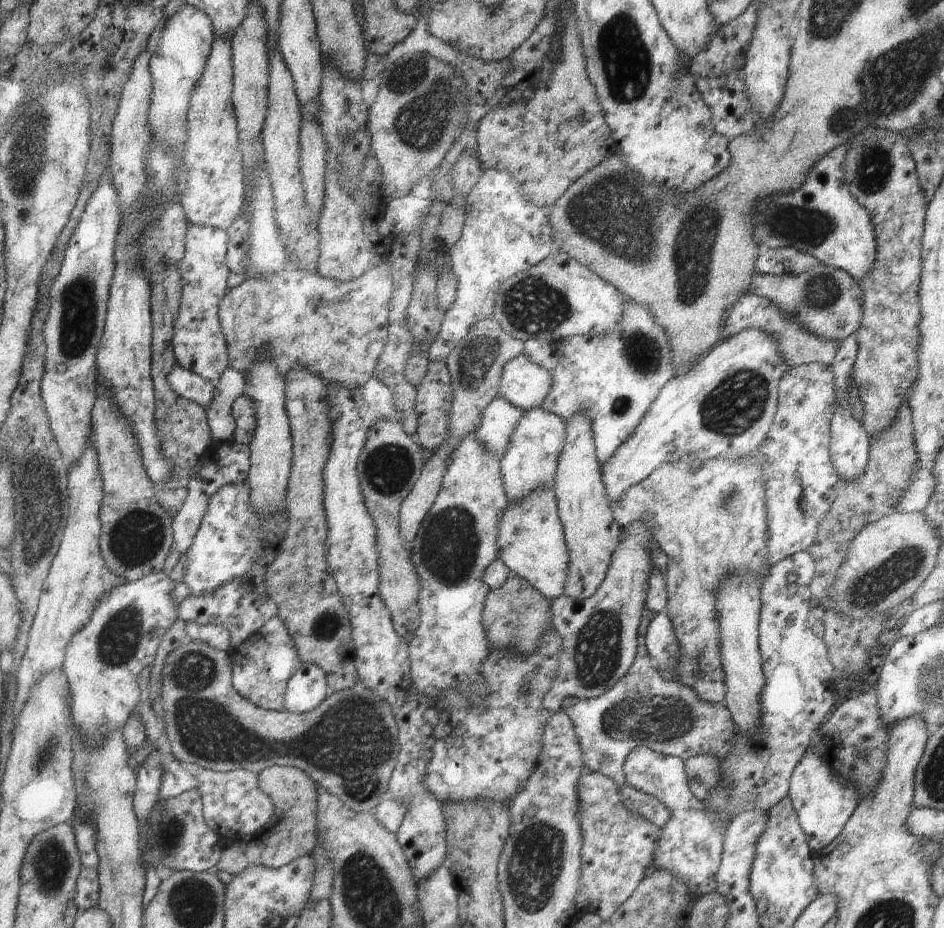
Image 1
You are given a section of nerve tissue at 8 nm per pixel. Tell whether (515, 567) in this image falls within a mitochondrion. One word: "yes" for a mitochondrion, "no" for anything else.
no

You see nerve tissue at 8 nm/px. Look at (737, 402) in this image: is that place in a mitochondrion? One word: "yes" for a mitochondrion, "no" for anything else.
yes

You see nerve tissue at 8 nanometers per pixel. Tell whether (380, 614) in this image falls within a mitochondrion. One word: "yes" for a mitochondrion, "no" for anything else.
no

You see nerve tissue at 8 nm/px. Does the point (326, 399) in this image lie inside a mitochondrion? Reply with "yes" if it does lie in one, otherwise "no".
no

